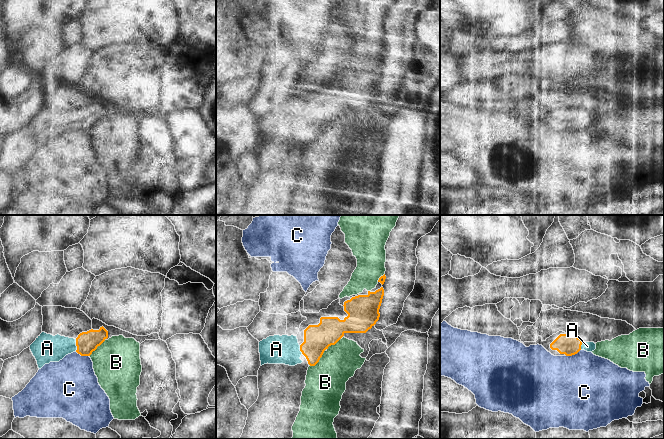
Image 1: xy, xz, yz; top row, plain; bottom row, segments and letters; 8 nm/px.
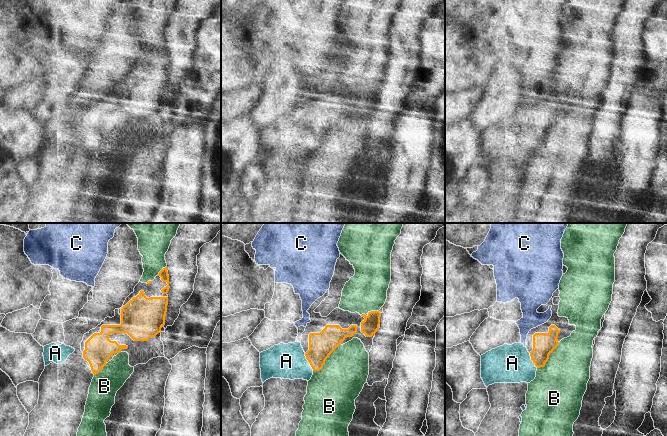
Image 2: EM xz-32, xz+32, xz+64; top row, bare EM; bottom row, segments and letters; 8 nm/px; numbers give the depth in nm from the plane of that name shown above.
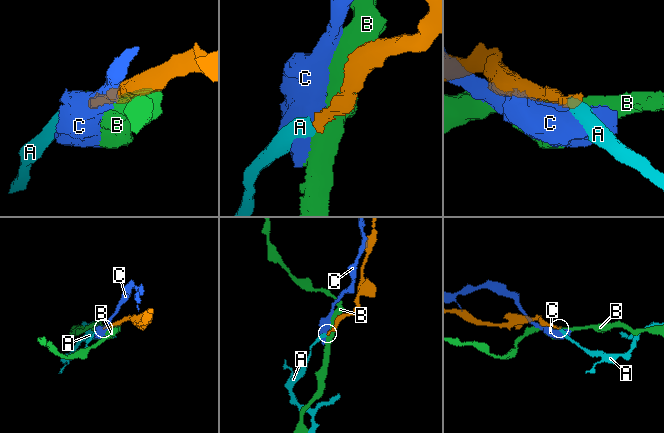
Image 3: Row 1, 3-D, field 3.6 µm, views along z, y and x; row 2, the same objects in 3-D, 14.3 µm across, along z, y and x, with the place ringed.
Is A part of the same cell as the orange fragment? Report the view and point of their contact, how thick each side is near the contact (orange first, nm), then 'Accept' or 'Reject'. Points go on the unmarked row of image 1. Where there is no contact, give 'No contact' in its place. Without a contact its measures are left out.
Touches orange at xy (76, 121). Thickness 170 nm (orange) against 220 nm. Accept.

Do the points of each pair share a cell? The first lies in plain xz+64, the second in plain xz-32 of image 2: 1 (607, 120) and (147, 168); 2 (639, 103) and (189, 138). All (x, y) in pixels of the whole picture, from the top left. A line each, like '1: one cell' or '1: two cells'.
1: two cells
2: one cell

